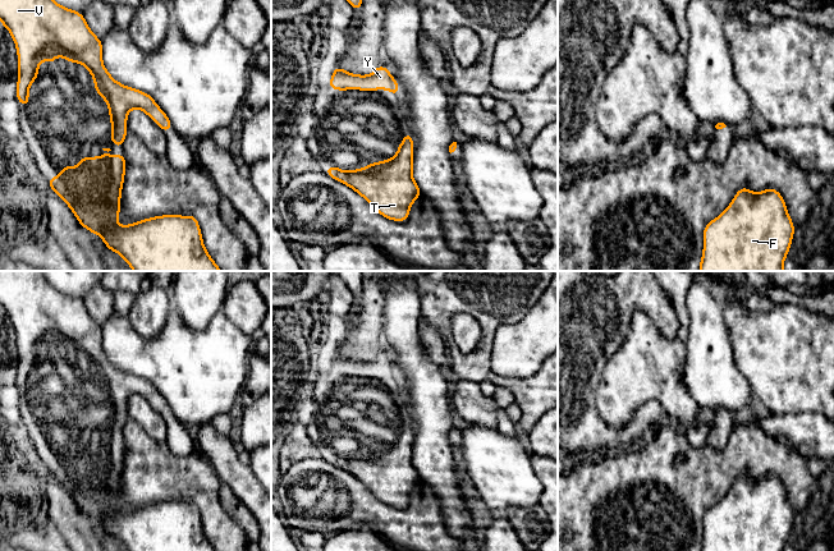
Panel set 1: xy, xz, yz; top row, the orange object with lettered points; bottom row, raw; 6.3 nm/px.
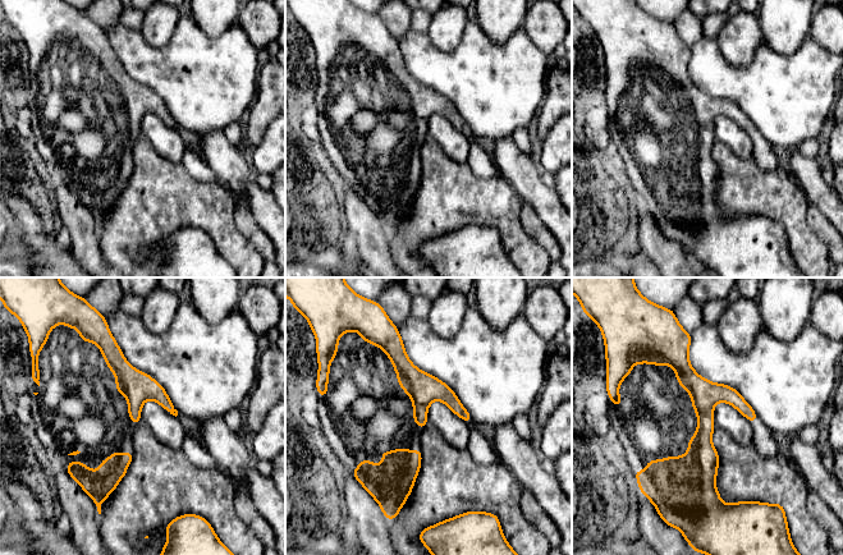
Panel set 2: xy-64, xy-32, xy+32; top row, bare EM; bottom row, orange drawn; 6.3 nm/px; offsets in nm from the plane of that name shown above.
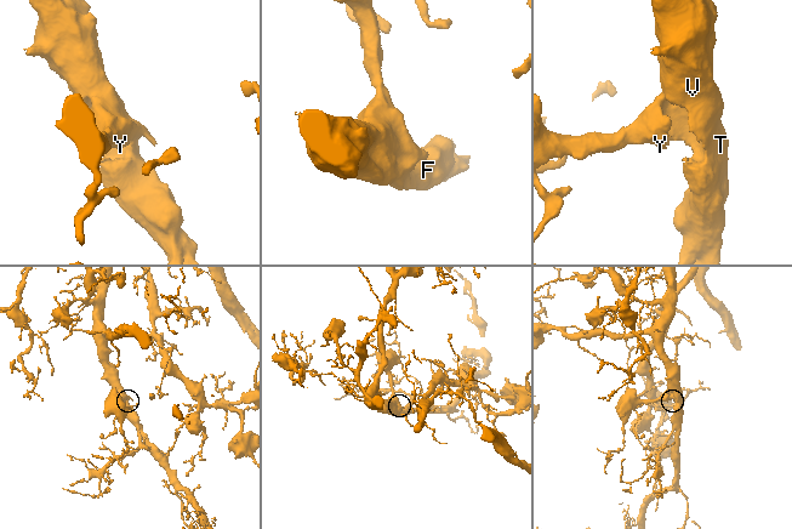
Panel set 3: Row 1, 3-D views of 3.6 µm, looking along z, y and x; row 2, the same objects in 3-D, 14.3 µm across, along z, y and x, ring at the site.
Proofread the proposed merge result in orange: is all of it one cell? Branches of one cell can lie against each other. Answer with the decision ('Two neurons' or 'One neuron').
One neuron

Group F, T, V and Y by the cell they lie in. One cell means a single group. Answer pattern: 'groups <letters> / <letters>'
groups F T V Y

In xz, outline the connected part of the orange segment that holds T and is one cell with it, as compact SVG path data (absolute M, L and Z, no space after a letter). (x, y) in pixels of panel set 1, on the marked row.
M405 132L404 141L399 143L398 153L394 157L352 171L329 166L326 174L359 193L384 217L405 221L409 216L411 205L421 196L420 188L412 176L413 148L412 136Z

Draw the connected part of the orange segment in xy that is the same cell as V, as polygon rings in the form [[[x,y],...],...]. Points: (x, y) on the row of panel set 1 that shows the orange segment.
[[[0,0],[0,22],[10,32],[18,50],[17,98],[23,107],[29,102],[28,89],[40,74],[38,63],[45,60],[54,65],[56,56],[70,63],[81,63],[93,77],[95,91],[107,102],[111,119],[111,139],[116,147],[123,147],[127,136],[127,115],[137,107],[145,111],[164,132],[173,129],[165,113],[153,98],[136,88],[125,87],[113,79],[102,64],[102,43],[88,28],[86,19],[78,12],[67,9],[54,0]]]

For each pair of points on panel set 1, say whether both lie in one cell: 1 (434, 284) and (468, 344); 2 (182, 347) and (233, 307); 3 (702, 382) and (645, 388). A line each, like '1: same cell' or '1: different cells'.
1: different cells
2: different cells
3: different cells

